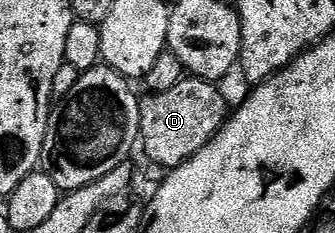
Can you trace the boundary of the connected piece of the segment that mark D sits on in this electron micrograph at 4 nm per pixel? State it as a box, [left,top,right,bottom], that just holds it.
[140,76,230,172]

